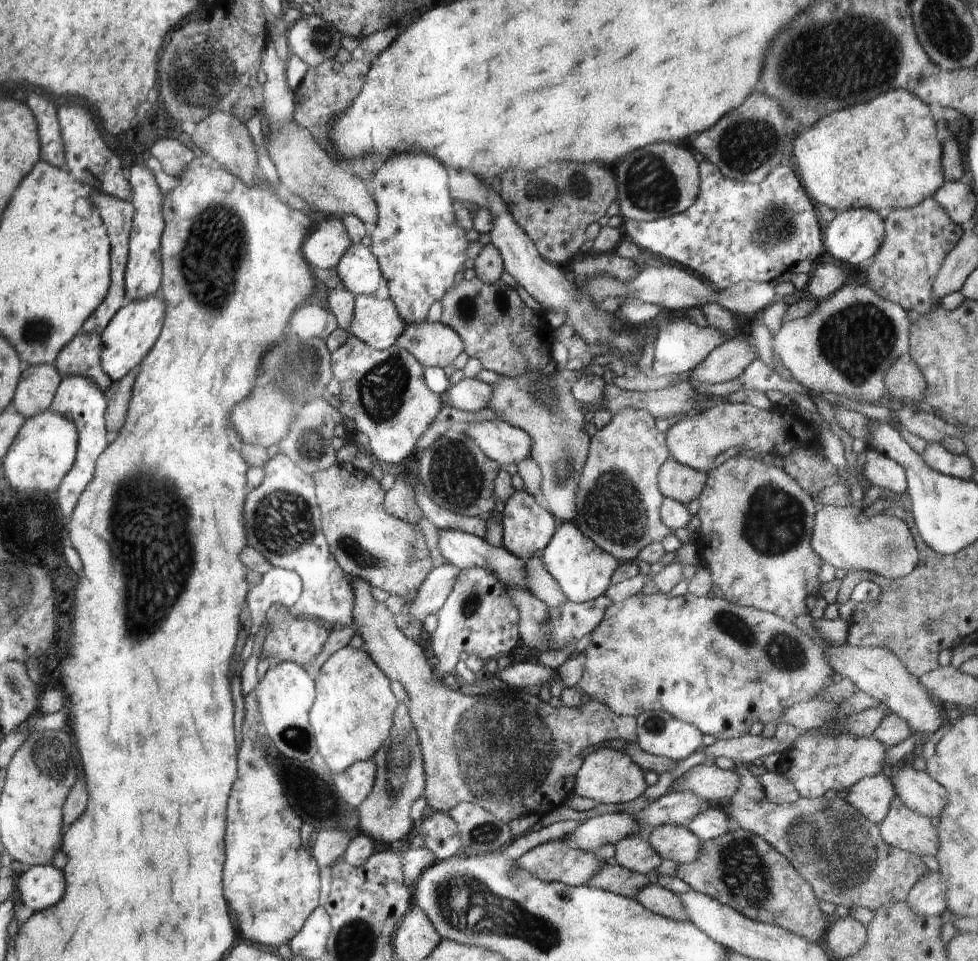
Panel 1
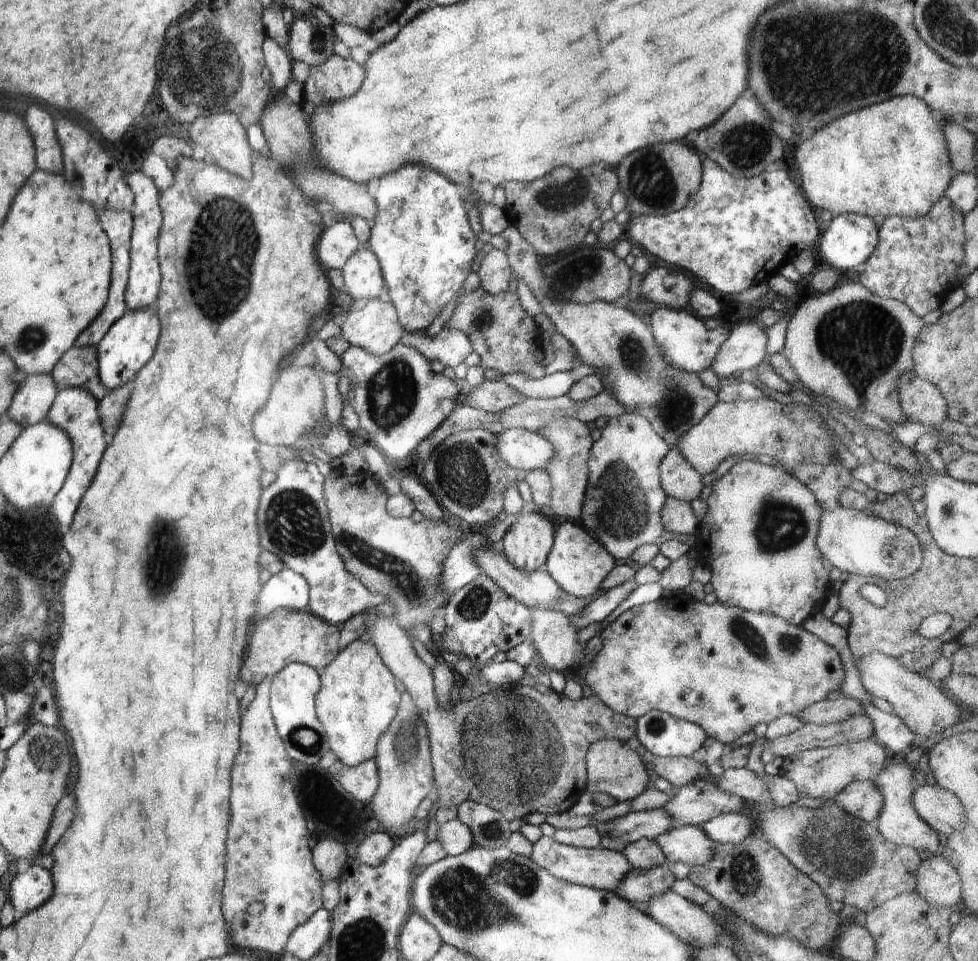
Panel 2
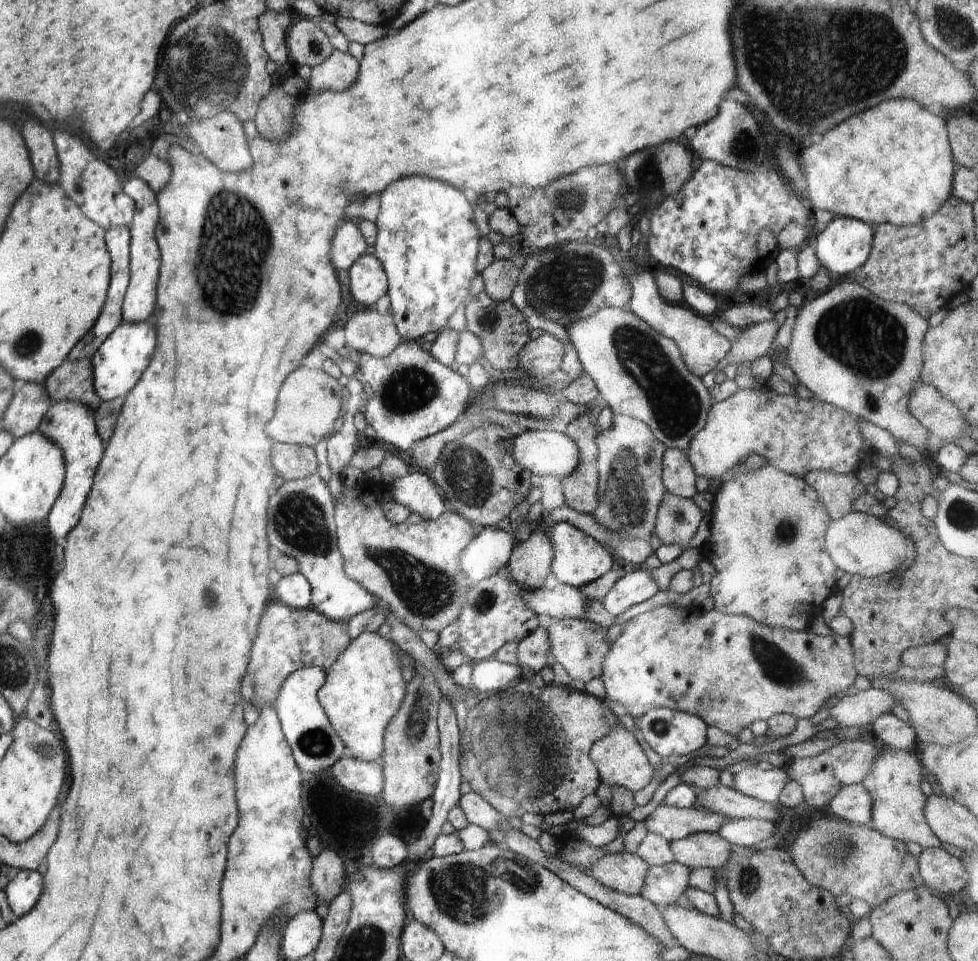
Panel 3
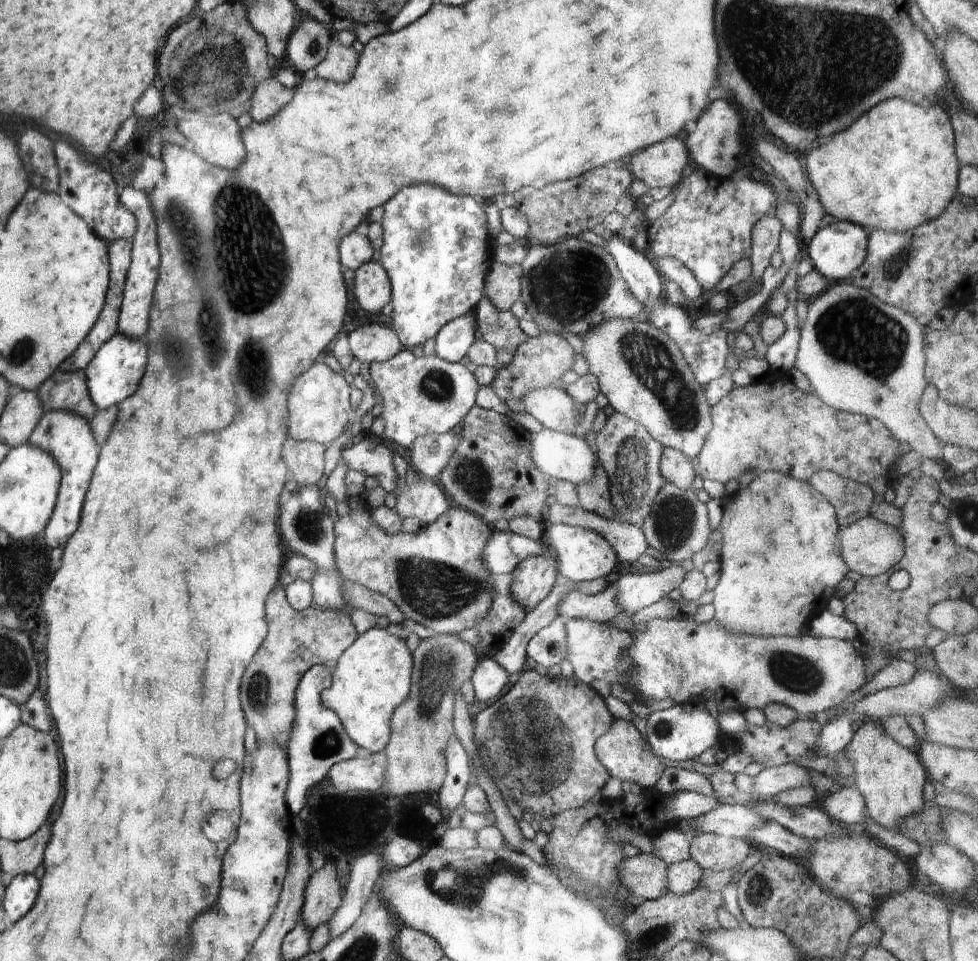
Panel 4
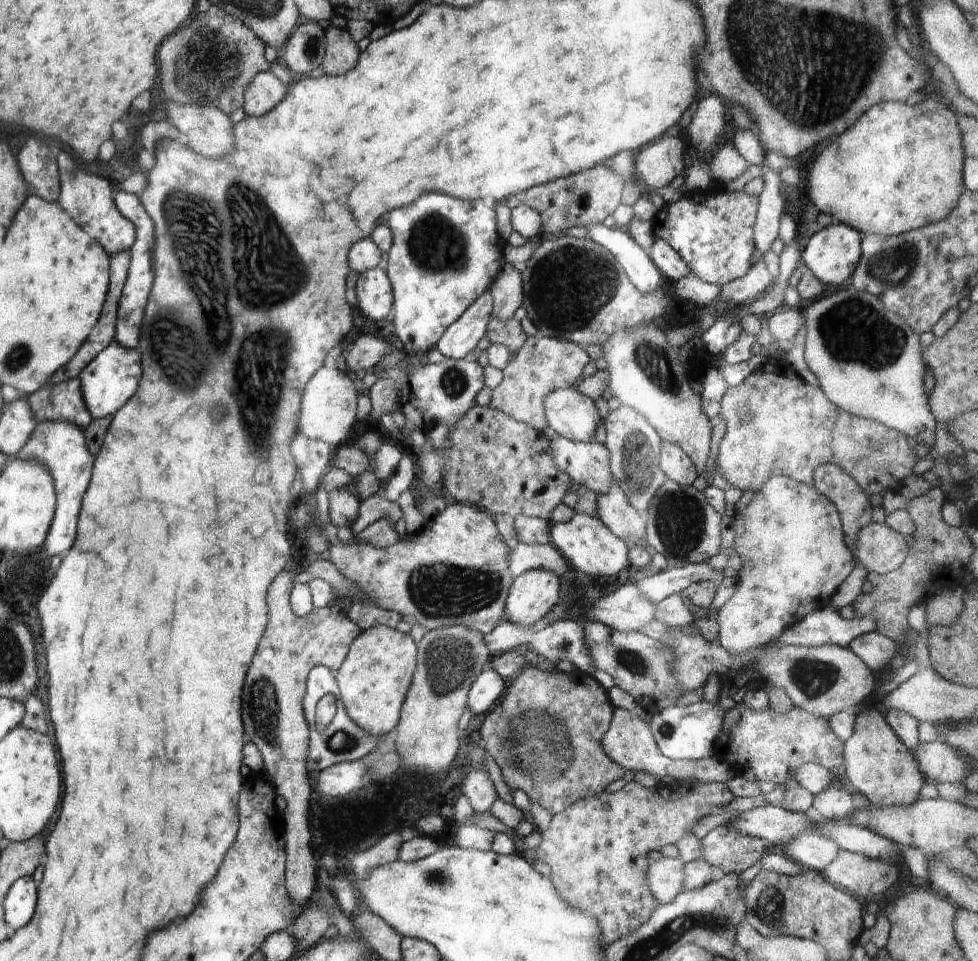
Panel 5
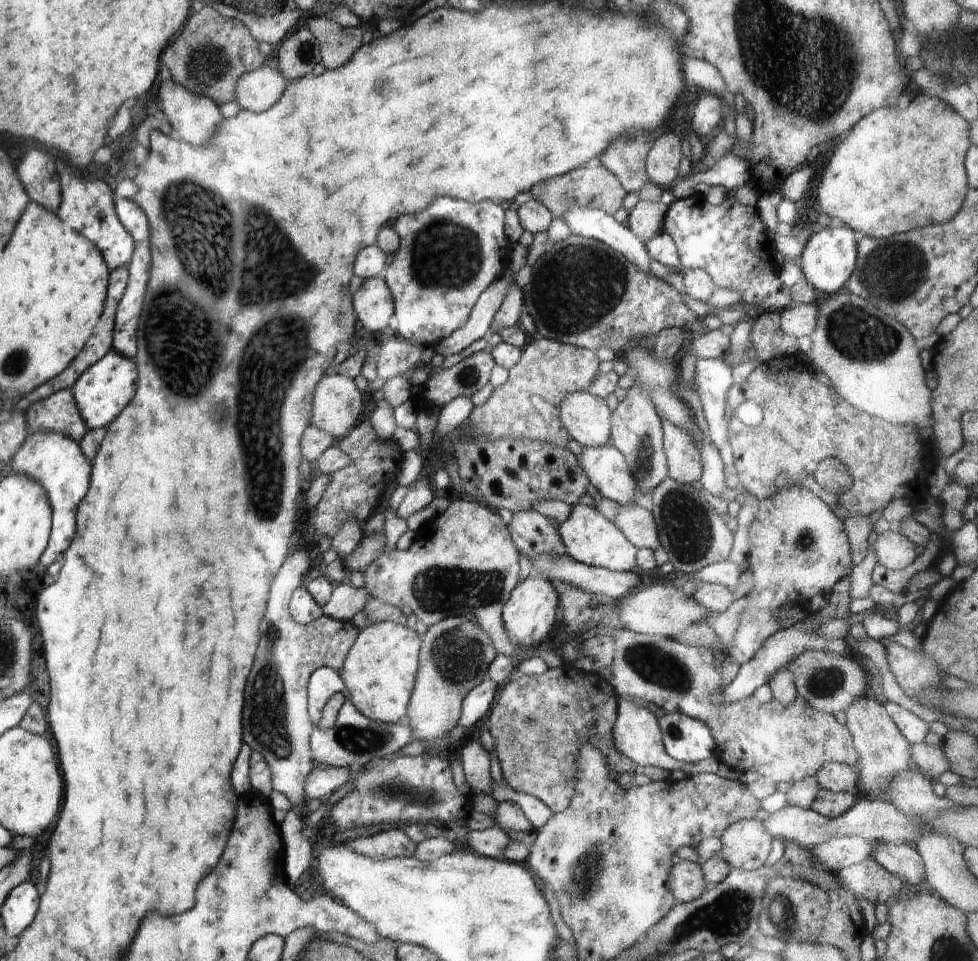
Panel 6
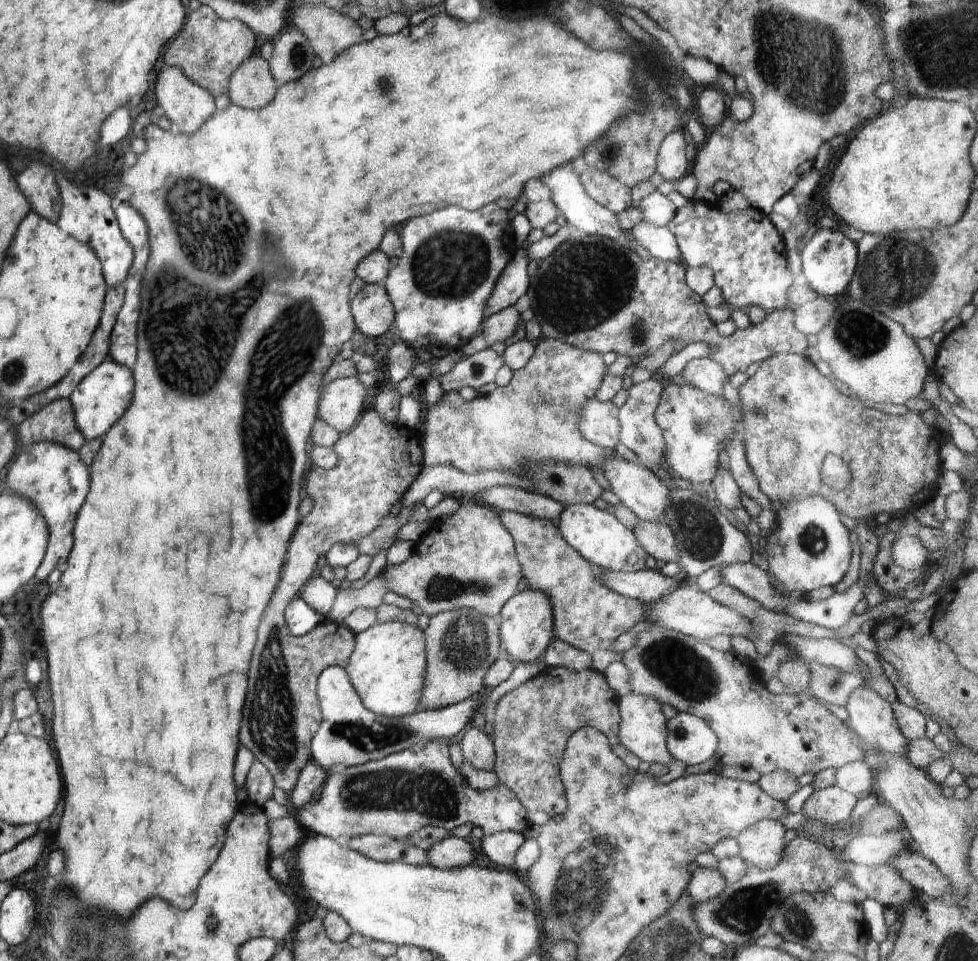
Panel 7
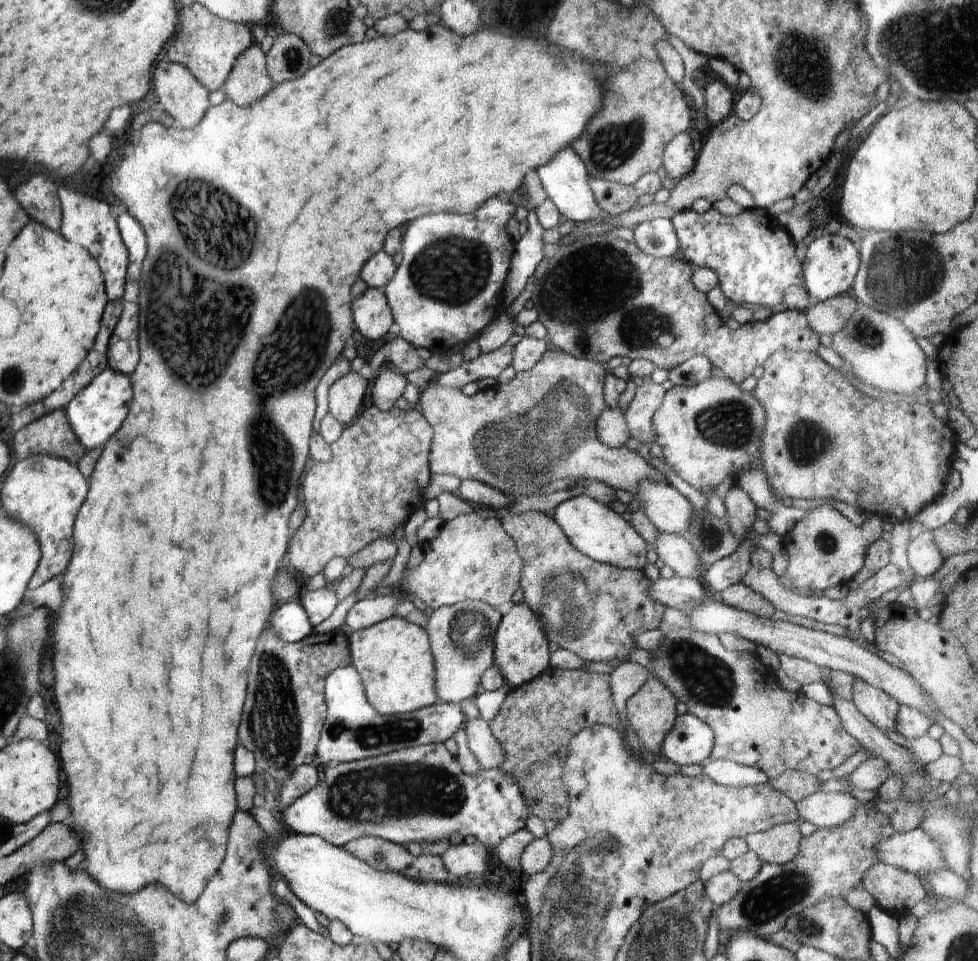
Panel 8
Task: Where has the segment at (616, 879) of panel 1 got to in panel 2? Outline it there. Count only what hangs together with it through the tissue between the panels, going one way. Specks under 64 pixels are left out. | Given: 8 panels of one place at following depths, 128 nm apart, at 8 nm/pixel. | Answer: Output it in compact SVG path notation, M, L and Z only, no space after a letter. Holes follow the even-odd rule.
M670 864L648 870L630 868L630 873L624 876L615 893L630 903L645 906L654 896L669 892L674 880Z

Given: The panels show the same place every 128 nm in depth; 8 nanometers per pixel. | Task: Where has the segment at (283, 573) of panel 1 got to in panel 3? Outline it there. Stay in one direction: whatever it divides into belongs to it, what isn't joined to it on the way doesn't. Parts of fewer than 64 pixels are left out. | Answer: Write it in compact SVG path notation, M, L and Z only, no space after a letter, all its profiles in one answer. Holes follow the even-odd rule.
M300 572L285 576L276 586L280 603L293 609L308 609L311 606L311 584Z

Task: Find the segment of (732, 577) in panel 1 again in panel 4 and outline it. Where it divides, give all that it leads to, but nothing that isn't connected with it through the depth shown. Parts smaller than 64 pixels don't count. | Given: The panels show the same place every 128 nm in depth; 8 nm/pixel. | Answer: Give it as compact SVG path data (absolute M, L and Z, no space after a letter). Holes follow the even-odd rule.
M764 472L760 474L748 488L736 490L734 496L728 496L723 501L724 516L720 522L720 532L723 536L724 548L722 548L722 566L720 566L720 580L716 588L712 590L714 594L714 609L716 609L715 620L720 622L726 632L730 634L744 634L744 636L799 636L806 632L808 624L812 618L816 618L824 612L833 598L834 588L841 582L849 572L842 556L840 556L840 546L838 540L839 525L832 504L816 492L808 482L794 480L790 476L778 474L778 472Z

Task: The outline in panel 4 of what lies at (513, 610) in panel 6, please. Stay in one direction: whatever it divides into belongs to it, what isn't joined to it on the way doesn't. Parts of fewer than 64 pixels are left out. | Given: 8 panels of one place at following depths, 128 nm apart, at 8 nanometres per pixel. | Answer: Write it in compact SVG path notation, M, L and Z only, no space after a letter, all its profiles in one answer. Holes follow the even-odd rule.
M541 541L542 554L528 556L512 574L511 593L514 600L524 609L534 609L552 590L557 575L555 554L545 541Z

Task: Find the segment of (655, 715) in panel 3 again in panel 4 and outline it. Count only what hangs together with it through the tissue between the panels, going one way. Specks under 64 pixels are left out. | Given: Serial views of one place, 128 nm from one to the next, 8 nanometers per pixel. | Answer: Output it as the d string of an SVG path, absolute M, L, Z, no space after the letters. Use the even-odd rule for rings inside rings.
M692 704L658 705L646 715L646 737L653 754L680 762L696 760L704 751L717 744L718 724L714 716L704 706Z

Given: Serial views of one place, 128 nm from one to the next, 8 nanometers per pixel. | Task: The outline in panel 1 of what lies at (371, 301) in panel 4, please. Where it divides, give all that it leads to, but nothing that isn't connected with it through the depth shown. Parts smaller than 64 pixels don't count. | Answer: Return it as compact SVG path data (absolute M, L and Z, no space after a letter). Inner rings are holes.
M351 243L337 264L341 286L356 294L375 295L382 272L369 247Z

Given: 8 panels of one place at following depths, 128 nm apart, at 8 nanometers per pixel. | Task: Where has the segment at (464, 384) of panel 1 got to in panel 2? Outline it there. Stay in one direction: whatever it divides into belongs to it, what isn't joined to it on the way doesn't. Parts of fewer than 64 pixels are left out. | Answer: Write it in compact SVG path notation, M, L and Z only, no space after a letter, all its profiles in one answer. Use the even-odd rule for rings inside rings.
M484 380L480 386L472 388L468 397L462 401L468 403L472 408L484 410L484 412L502 412L504 408L510 408L514 404L522 403L526 398L520 395L514 388L510 388L500 381Z

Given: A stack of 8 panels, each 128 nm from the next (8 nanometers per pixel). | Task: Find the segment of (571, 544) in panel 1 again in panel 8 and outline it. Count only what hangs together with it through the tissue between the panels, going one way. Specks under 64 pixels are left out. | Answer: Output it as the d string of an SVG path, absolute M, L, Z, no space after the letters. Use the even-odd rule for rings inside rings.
M582 494L562 502L551 512L553 520L560 526L568 540L582 553L604 565L621 569L643 570L646 552L650 549L636 530L623 516L611 507L601 504L589 495Z

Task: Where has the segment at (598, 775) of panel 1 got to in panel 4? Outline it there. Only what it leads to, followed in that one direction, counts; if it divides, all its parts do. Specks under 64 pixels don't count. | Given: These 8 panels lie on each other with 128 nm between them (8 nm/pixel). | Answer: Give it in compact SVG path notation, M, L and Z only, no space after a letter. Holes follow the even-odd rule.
M620 718L614 719L608 732L598 738L594 752L598 762L608 770L608 774L612 778L636 782L646 791L652 791L665 768L653 752L650 752L650 748L646 746L646 741L633 722L627 722Z

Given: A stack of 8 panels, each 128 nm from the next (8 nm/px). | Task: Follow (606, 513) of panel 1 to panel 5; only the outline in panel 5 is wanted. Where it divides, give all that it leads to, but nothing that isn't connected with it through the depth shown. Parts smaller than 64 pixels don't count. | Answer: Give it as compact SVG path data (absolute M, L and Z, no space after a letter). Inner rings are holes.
M626 406L610 411L603 422L606 429L606 440L603 445L610 452L608 466L613 482L622 490L630 506L636 508L640 514L646 515L650 502L667 480L666 474L662 473L659 466L662 440L642 414Z

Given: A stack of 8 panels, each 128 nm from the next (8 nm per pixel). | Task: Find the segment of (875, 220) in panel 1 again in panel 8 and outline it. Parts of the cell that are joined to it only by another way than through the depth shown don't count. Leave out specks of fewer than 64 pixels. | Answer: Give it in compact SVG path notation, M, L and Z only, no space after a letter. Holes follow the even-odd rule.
M826 232L810 243L802 266L803 286L818 301L825 301L850 292L860 266L859 250L856 244L840 233Z

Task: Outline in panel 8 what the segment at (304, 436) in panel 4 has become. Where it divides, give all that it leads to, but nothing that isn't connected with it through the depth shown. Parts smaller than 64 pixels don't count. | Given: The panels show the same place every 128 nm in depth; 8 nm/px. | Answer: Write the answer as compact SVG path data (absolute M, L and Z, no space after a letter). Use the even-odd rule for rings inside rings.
M352 370L341 376L328 389L328 413L338 422L349 425L362 406L368 384L368 380Z

